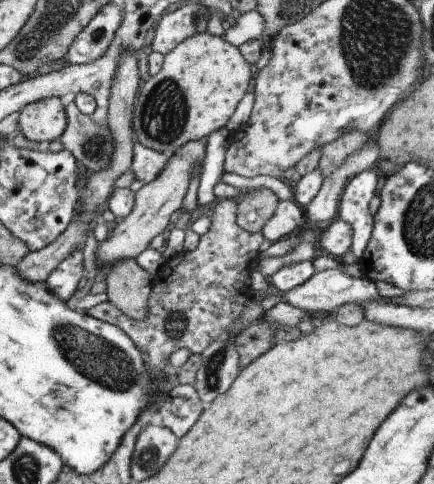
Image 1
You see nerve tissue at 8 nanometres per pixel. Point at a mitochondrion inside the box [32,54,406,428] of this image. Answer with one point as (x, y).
(105, 363)

